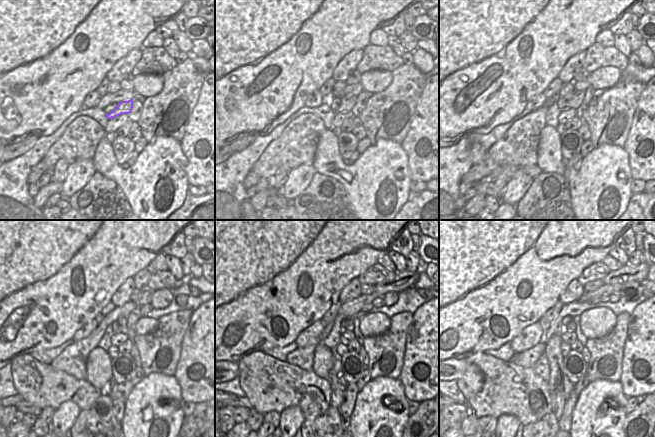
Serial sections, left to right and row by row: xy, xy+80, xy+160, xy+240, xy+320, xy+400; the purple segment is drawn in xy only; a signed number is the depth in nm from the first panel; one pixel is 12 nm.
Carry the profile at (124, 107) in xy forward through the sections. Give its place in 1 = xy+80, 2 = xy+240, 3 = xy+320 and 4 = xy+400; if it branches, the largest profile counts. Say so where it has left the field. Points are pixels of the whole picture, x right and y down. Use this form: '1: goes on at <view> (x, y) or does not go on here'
1: goes on at xy+80 (348, 101)
2: goes on at xy+240 (135, 315)
3: goes on at xy+320 (367, 308)
4: goes on at xy+400 (593, 301)

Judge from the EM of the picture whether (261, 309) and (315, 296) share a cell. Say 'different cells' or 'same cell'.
same cell

